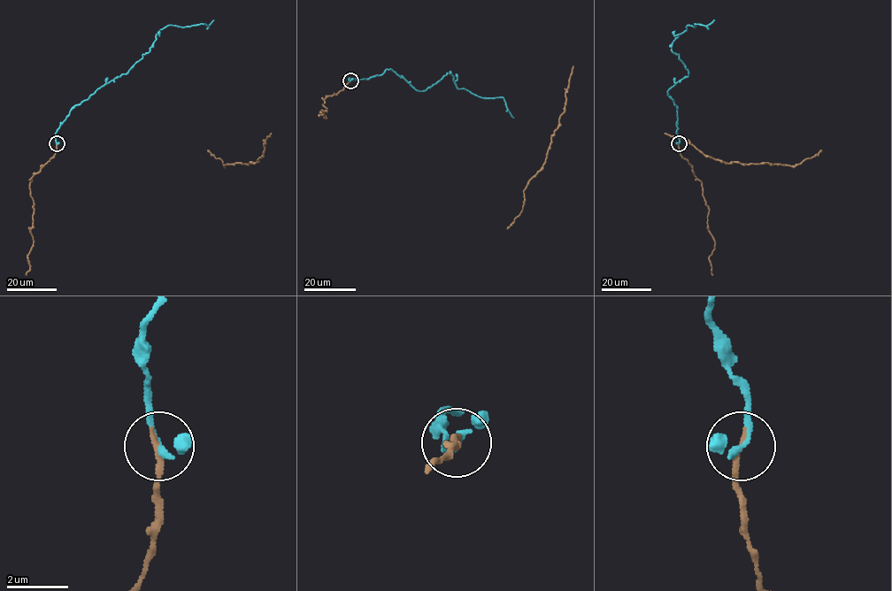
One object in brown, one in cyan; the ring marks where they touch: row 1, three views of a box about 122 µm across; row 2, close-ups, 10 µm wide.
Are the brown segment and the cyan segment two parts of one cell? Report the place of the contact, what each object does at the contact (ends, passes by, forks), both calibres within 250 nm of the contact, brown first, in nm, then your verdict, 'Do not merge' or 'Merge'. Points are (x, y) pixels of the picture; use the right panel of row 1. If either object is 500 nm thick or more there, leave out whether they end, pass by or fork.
Place: (679, 143). At the ring brown ends. At the ring cyan passes by. Thickness 220 nm (brown) against 150 nm. Merge

